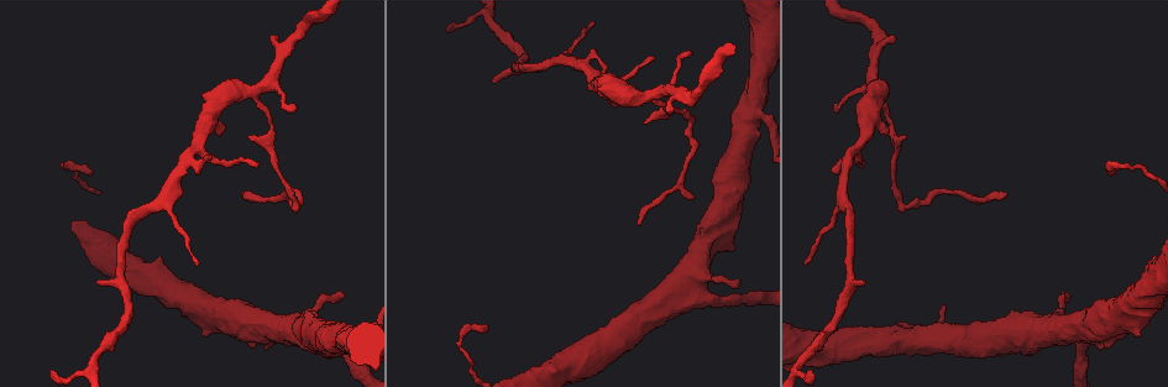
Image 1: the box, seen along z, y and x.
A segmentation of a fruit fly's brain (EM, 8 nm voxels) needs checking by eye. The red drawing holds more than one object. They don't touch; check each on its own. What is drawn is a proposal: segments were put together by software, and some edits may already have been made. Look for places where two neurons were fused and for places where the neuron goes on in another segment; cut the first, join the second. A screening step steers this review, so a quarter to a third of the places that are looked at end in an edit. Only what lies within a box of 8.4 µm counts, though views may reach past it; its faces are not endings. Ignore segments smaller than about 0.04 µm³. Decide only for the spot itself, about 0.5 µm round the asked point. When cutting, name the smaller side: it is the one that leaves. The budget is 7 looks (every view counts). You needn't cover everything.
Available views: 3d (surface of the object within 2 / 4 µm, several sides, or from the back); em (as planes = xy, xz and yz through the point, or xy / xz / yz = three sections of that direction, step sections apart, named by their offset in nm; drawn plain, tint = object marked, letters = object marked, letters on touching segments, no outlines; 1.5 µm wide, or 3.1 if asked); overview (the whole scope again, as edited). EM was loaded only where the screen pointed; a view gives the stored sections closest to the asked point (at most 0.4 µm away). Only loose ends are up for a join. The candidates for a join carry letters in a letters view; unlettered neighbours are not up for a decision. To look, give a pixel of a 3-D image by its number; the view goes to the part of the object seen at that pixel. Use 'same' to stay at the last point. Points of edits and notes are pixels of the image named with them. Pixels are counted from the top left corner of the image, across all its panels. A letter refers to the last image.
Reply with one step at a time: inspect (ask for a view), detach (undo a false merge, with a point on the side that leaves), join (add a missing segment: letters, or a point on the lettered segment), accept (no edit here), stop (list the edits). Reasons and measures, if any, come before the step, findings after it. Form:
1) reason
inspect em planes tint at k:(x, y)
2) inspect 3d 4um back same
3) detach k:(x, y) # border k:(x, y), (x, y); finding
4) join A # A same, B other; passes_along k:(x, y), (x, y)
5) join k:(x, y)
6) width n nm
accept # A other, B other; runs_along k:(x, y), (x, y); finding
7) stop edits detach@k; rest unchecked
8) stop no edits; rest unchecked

inspect em planes letters at 1:(733, 250)

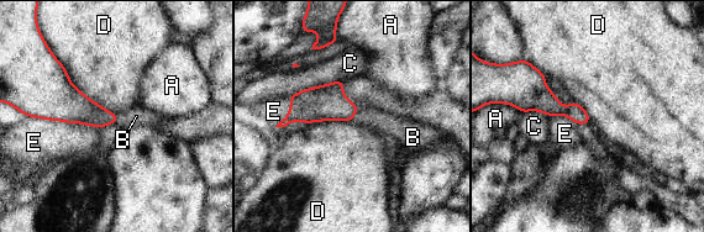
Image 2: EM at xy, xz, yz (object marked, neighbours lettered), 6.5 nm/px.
join B # A other, B same, C other, D other, E other; passes_along 2:(325, 103), (355, 115), (379, 121); it goes on there

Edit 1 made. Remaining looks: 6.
inspect overview

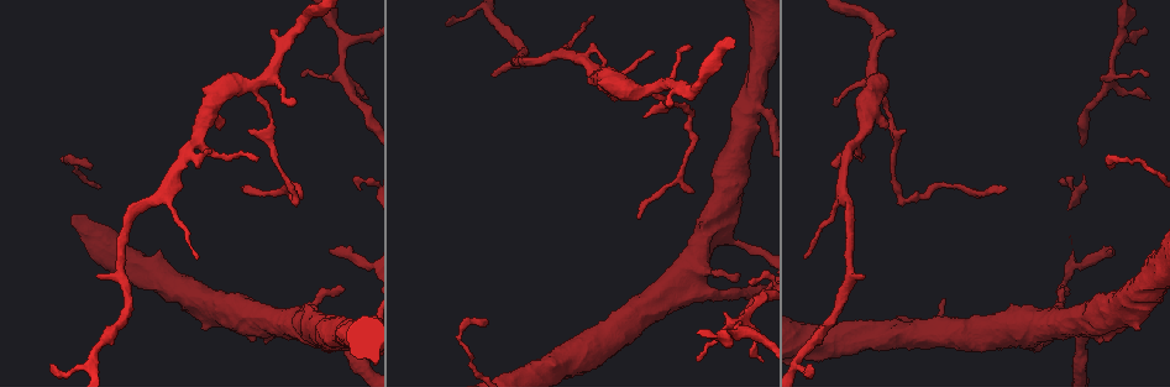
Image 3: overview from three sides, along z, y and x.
free end
inspect 3d 2um at 3:(643, 117)

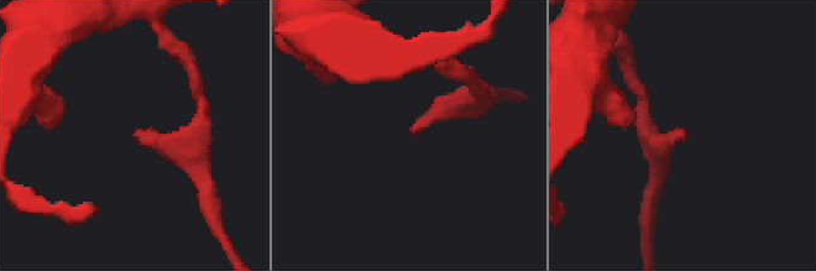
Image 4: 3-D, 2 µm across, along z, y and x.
now the EM
inspect em yz step 8 tint at 4:(415, 132)

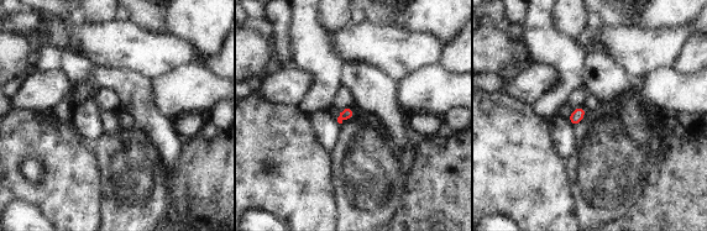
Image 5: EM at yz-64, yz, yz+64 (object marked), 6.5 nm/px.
inspect em planes letters same

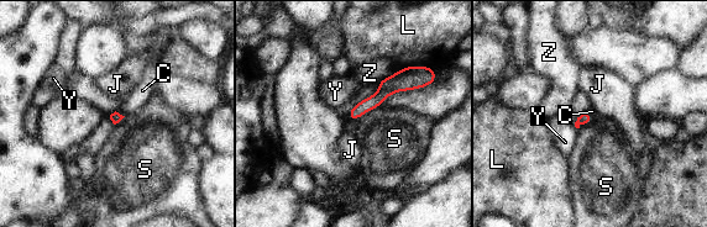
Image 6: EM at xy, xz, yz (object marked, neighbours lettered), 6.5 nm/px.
accept # C other, J other, L other, S other, Y other, Z other; border 6:(377, 106), (366, 111), (355, 121); none of them fits

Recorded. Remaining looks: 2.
tapers out
inspect em xy step 8 letters at 3:(445, 22)

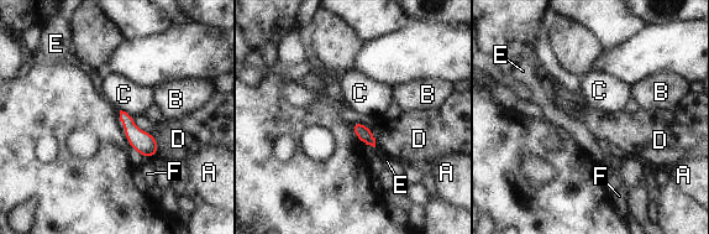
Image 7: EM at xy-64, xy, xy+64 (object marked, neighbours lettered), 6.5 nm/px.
cut it another way
inspect em planes letters same

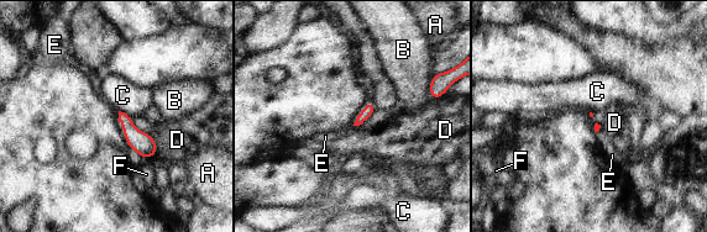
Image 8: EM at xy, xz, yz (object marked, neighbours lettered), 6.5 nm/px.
accept # A other, B other, C other, D other, E other, F other; border 8:(118, 111), (124, 111), (131, 117); no lettered segment goes on from it

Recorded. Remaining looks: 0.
stop edits join@2; rest unchecked

